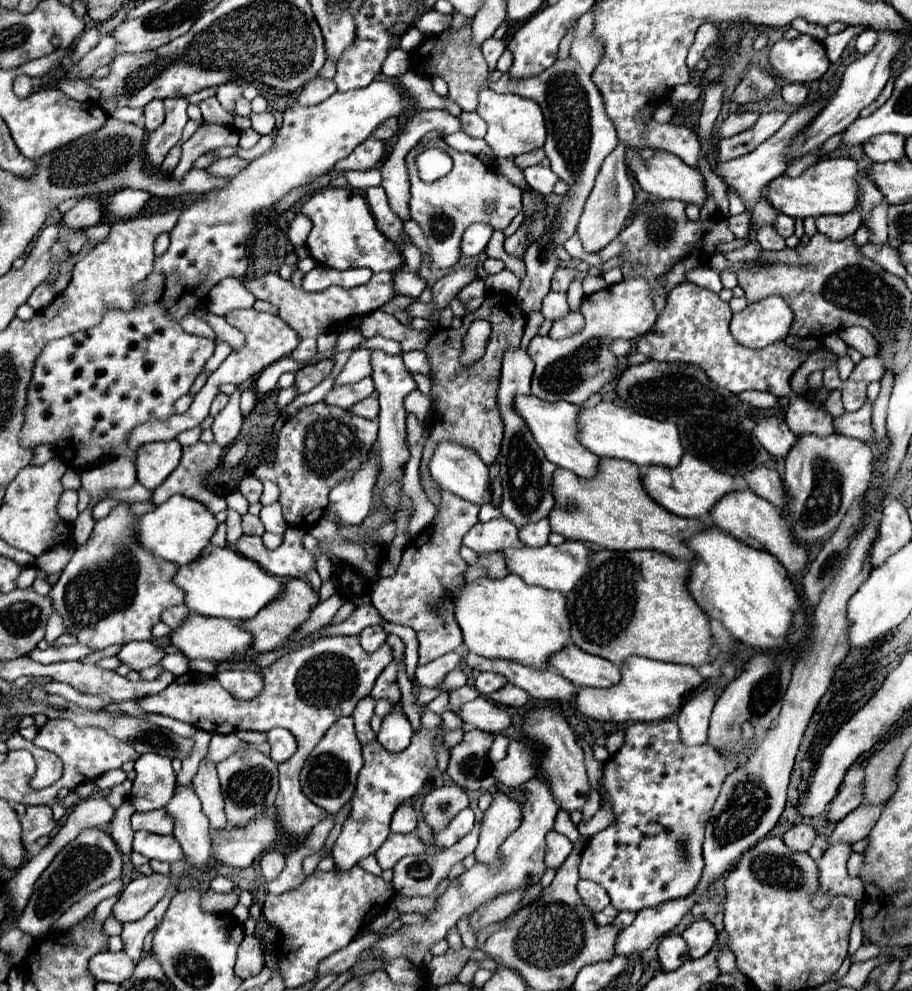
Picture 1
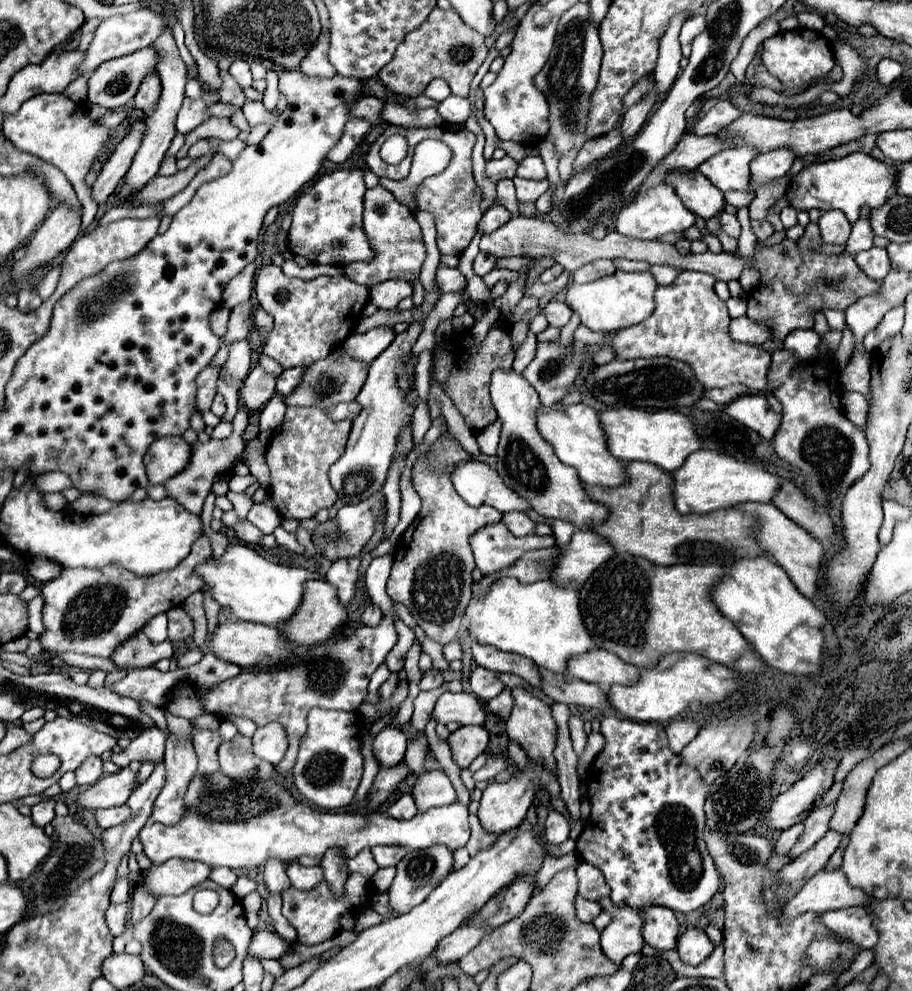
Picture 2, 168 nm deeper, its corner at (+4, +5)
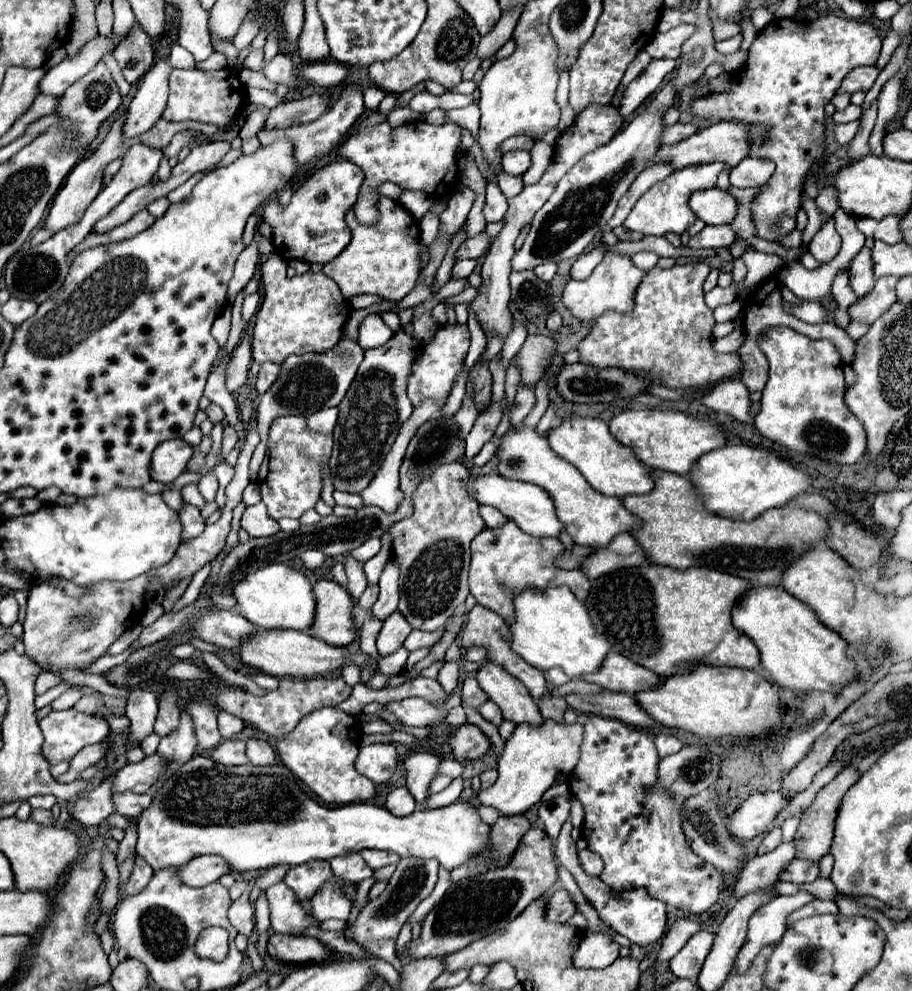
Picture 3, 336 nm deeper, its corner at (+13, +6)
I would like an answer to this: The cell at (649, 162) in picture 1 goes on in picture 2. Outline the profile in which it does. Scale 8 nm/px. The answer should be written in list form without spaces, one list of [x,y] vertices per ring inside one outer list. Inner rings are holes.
[[[673,172],[669,180],[665,180],[667,186],[675,188],[681,202],[697,216],[711,218],[717,212],[723,212],[725,200],[723,194],[705,178],[701,172]]]

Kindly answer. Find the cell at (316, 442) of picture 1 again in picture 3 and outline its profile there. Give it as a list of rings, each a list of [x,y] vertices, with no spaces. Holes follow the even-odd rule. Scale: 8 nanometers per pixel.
[[[286,415],[272,421],[266,461],[258,473],[258,485],[262,489],[262,501],[274,519],[290,517],[300,519],[304,511],[314,509],[322,489],[322,461],[330,457],[332,435],[308,431],[306,419],[298,415]]]

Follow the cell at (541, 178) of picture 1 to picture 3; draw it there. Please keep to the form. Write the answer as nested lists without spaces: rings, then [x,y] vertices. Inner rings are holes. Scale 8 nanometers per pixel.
[[[508,151],[502,157],[502,169],[510,175],[524,175],[530,167],[530,153],[528,151]]]

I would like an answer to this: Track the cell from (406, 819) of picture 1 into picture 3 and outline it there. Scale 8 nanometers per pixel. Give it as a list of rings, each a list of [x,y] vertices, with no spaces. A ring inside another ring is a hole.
[[[398,787],[394,789],[388,799],[386,799],[386,809],[398,817],[406,817],[410,813],[416,811],[416,799],[412,799],[410,791],[406,787]]]

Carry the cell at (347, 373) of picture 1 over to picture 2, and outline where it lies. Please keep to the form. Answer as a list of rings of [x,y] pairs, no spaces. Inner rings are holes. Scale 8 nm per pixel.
[[[379,326],[373,328],[365,334],[351,334],[347,336],[347,340],[343,342],[345,352],[349,352],[349,356],[353,360],[361,360],[361,362],[373,362],[395,338],[395,332],[387,326]]]

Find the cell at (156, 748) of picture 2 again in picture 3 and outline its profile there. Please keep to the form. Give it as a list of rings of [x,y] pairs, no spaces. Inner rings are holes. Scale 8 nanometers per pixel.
[[[132,689],[128,695],[128,705],[126,705],[126,717],[130,719],[132,731],[130,731],[130,741],[140,743],[146,735],[154,731],[154,721],[158,713],[158,697],[156,693],[148,689]]]

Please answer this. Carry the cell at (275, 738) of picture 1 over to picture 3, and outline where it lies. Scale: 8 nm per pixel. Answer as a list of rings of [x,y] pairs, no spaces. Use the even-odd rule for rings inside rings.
[[[262,737],[246,741],[246,755],[252,765],[274,765],[276,763],[276,753],[272,745],[268,745]]]

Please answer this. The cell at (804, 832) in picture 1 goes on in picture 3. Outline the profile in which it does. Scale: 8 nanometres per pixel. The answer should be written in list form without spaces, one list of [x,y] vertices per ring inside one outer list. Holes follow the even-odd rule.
[[[774,827],[774,829],[770,829],[770,831],[766,833],[766,837],[762,839],[762,843],[760,843],[760,847],[758,847],[758,853],[760,853],[760,855],[762,855],[762,853],[768,853],[768,851],[776,849],[780,843],[782,843],[782,831],[780,831],[780,827]]]

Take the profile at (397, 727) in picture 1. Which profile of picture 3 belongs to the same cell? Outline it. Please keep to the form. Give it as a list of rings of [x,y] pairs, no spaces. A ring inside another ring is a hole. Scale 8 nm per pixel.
[[[394,743],[362,747],[356,759],[356,771],[360,771],[360,775],[368,777],[376,785],[386,783],[394,775],[396,765],[398,765],[398,751]]]

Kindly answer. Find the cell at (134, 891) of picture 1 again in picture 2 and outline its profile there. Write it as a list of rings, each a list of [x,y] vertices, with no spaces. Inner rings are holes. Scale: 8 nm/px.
[[[173,858],[165,864],[151,866],[143,872],[143,884],[149,888],[149,894],[157,896],[179,896],[189,888],[197,886],[201,880],[207,880],[211,868],[201,862]]]

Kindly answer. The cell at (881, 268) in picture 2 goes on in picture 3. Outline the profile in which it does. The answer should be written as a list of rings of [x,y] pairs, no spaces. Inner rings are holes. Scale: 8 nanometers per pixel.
[[[864,247],[850,263],[850,287],[858,297],[864,297],[874,289],[874,283],[876,283],[876,279],[874,279],[874,271],[872,271],[870,249]]]

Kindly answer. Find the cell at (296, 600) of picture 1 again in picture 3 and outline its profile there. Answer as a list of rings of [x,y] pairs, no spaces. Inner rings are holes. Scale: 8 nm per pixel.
[[[320,579],[314,585],[316,595],[316,619],[312,629],[308,629],[310,635],[324,639],[332,645],[352,645],[360,639],[360,629],[354,623],[354,599],[352,595],[330,579]]]

